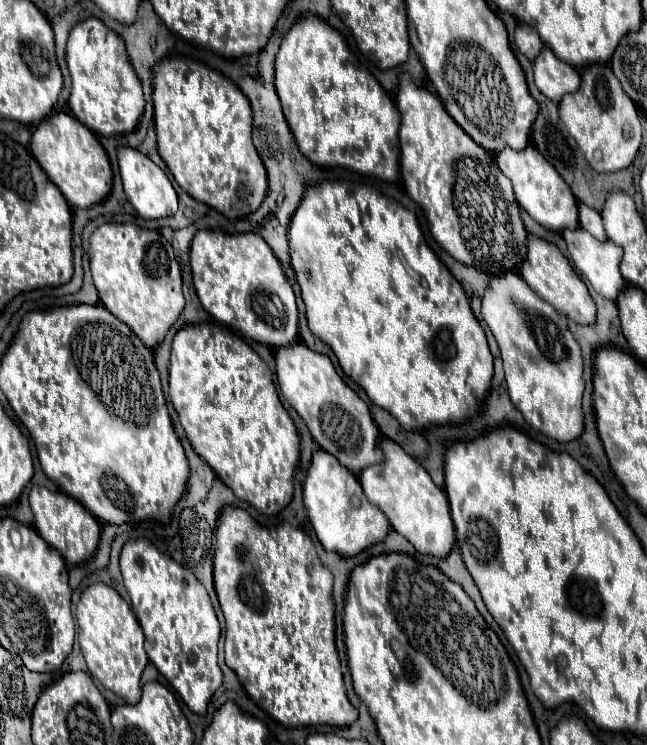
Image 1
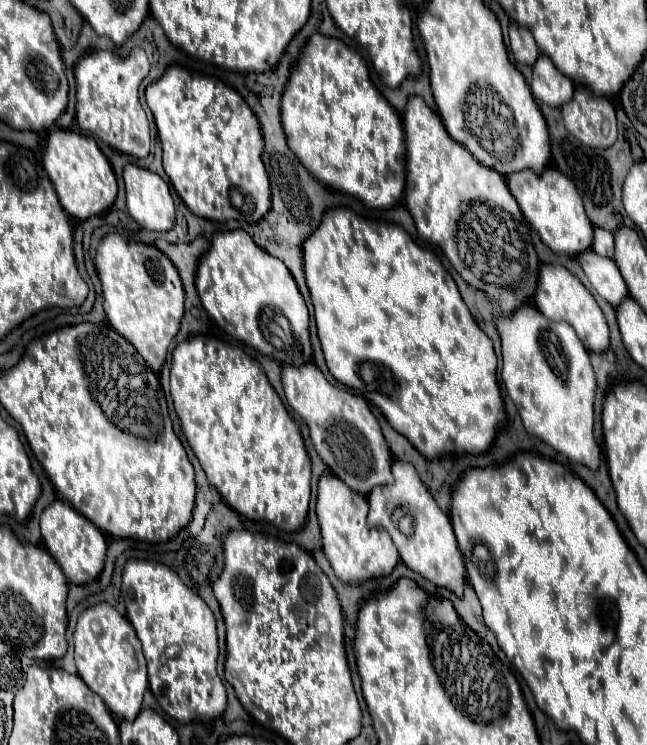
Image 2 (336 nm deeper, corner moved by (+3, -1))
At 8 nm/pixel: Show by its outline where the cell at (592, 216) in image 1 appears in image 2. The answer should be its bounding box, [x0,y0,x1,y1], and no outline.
[592,229,614,257]

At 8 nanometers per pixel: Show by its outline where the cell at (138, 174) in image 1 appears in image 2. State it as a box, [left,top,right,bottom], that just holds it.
[124,167,176,231]

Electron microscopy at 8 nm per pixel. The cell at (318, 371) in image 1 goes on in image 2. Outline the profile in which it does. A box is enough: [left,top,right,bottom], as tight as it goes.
[282,363,392,495]

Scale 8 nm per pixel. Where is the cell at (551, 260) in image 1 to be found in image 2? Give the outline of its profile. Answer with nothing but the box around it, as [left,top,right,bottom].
[534,263,610,351]

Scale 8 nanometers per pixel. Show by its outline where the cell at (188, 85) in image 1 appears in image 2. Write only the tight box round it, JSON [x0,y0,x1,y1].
[146,65,270,221]

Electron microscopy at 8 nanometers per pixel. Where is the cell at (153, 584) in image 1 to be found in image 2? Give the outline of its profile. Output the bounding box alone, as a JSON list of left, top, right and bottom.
[122,559,226,723]

